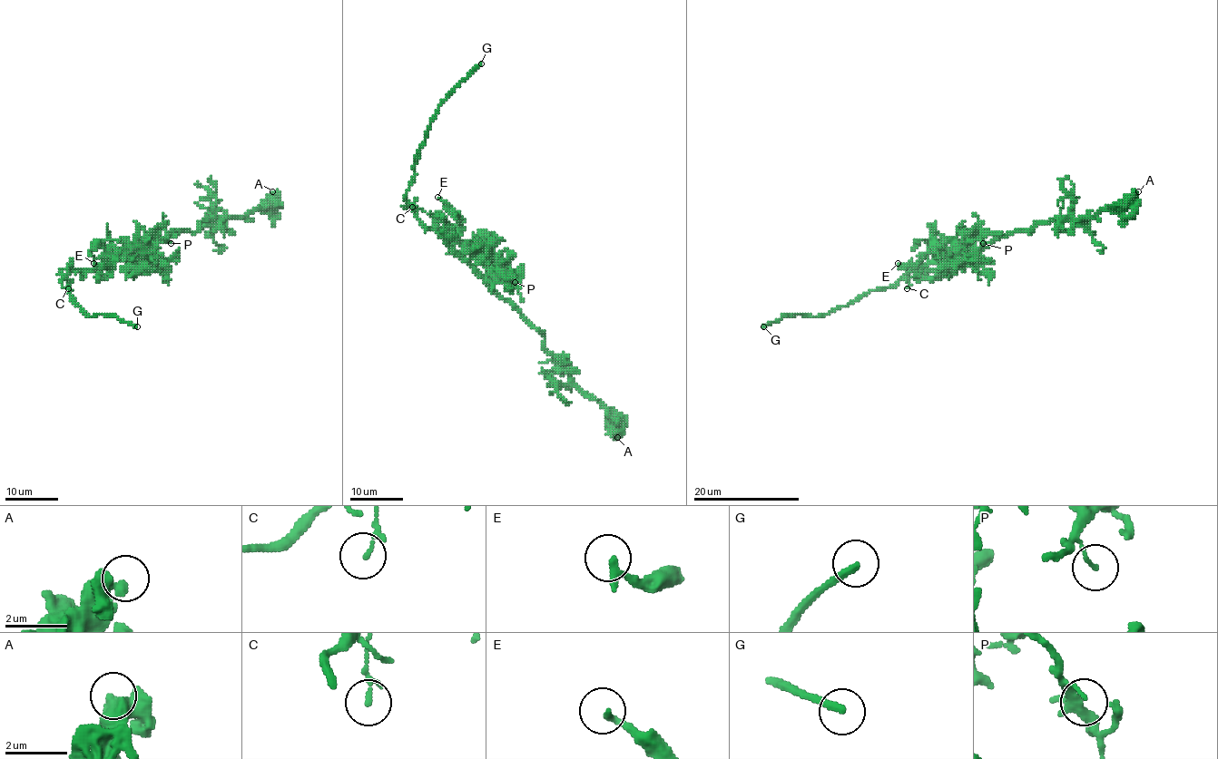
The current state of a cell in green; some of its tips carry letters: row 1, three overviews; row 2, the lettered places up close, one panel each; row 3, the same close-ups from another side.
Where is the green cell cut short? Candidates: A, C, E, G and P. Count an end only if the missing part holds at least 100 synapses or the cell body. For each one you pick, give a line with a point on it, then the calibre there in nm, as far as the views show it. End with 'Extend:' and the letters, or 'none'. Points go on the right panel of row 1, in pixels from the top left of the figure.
G: (763, 326) | 240 nm
Extend: G

